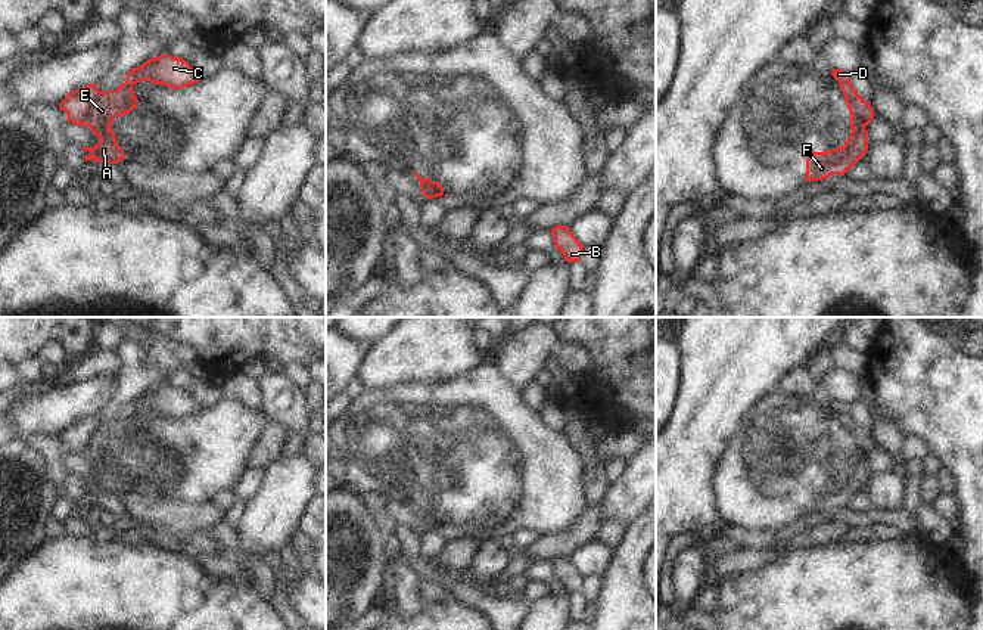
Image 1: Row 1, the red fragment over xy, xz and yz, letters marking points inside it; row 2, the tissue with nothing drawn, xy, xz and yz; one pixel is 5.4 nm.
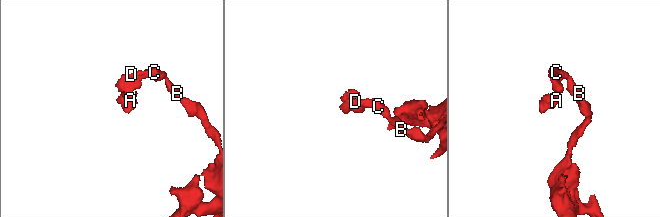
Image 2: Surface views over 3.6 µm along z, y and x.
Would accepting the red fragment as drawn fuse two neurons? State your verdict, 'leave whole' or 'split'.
split

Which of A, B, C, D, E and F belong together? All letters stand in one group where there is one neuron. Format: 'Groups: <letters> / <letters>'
Groups: A F / B C D E.

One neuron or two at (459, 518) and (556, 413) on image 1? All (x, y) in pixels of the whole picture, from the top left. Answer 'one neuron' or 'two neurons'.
two neurons

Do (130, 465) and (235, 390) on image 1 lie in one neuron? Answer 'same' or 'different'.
different

